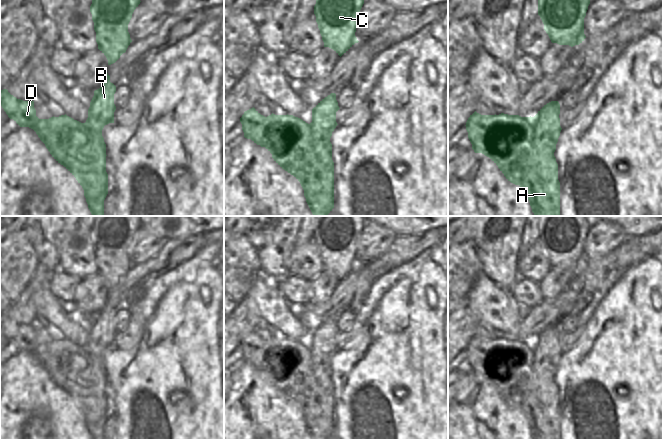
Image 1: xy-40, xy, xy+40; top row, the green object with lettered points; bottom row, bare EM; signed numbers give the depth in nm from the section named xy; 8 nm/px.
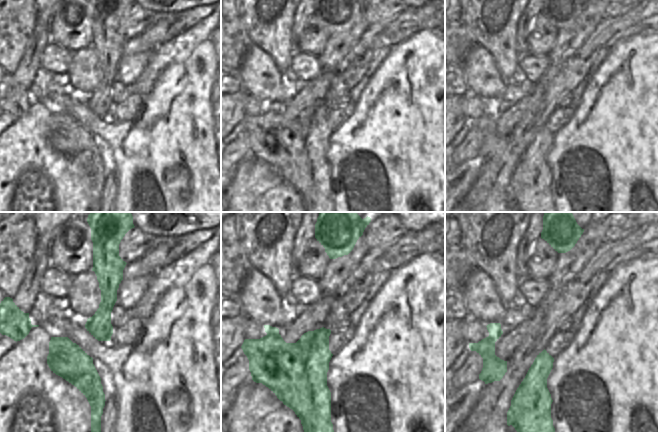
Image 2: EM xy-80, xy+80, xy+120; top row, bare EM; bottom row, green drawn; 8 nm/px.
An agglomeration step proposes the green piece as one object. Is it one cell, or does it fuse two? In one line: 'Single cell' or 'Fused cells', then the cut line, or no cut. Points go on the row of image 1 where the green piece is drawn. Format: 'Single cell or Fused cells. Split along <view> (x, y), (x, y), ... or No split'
Fused cells. Split along xy+40 (522, 117), (510, 128), (510, 132), (493, 134), (482, 153)

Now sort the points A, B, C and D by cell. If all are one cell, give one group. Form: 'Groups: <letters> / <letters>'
Groups: A B C / D

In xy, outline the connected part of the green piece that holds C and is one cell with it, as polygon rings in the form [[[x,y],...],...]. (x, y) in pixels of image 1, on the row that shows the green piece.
[[[316,0],[314,14],[324,42],[340,57],[355,43],[358,14],[364,0]]]

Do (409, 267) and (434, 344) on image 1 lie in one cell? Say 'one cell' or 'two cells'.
two cells

